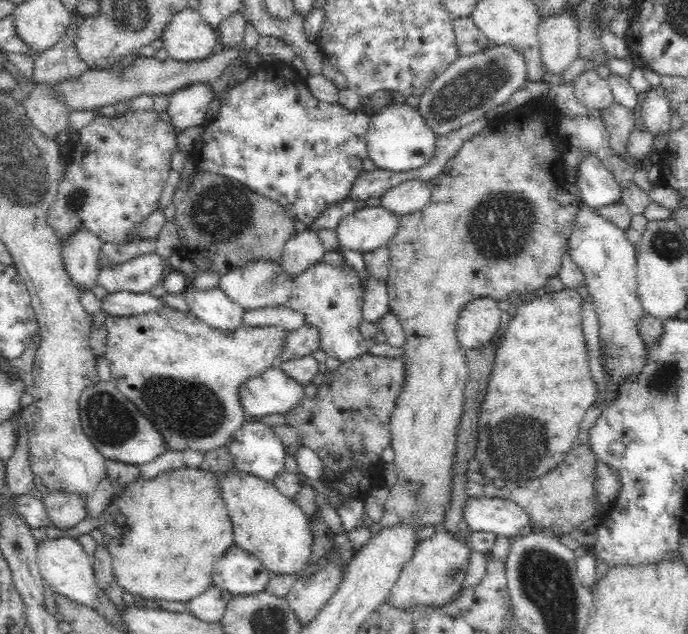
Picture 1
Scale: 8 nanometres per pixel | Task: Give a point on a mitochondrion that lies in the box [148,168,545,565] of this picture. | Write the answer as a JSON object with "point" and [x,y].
{"point":[501,227]}

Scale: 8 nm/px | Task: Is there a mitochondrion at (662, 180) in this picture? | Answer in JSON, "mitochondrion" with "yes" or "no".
{"mitochondrion":"no"}

